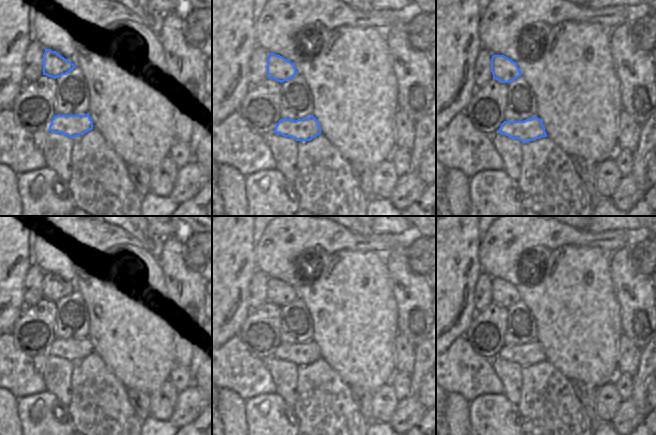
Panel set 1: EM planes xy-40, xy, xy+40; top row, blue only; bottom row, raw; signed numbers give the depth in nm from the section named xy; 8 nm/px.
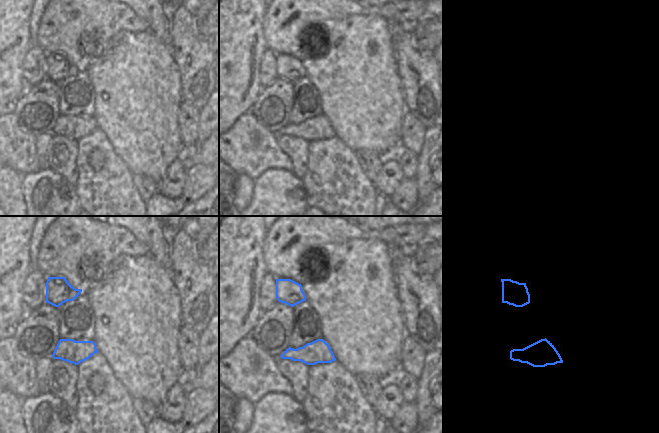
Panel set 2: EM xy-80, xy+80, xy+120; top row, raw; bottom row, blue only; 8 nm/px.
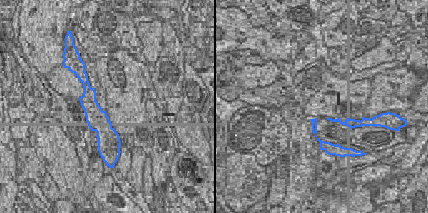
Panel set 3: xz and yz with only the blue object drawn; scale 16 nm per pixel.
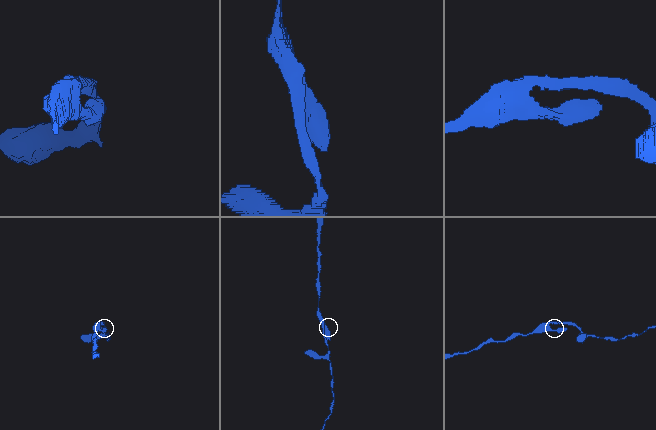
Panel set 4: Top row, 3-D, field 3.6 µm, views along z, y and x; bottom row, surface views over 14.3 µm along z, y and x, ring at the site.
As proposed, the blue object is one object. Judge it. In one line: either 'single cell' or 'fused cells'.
single cell

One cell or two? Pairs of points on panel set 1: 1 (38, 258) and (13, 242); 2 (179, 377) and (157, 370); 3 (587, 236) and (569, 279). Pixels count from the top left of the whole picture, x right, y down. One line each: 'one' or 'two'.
1: two
2: two
3: two

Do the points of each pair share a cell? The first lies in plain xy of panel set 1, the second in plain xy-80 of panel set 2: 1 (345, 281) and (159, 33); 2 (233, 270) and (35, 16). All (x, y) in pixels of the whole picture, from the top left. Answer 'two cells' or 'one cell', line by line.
1: two cells
2: two cells

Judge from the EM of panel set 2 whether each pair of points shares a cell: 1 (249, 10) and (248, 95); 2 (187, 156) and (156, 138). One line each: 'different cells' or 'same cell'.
1: same cell
2: different cells

